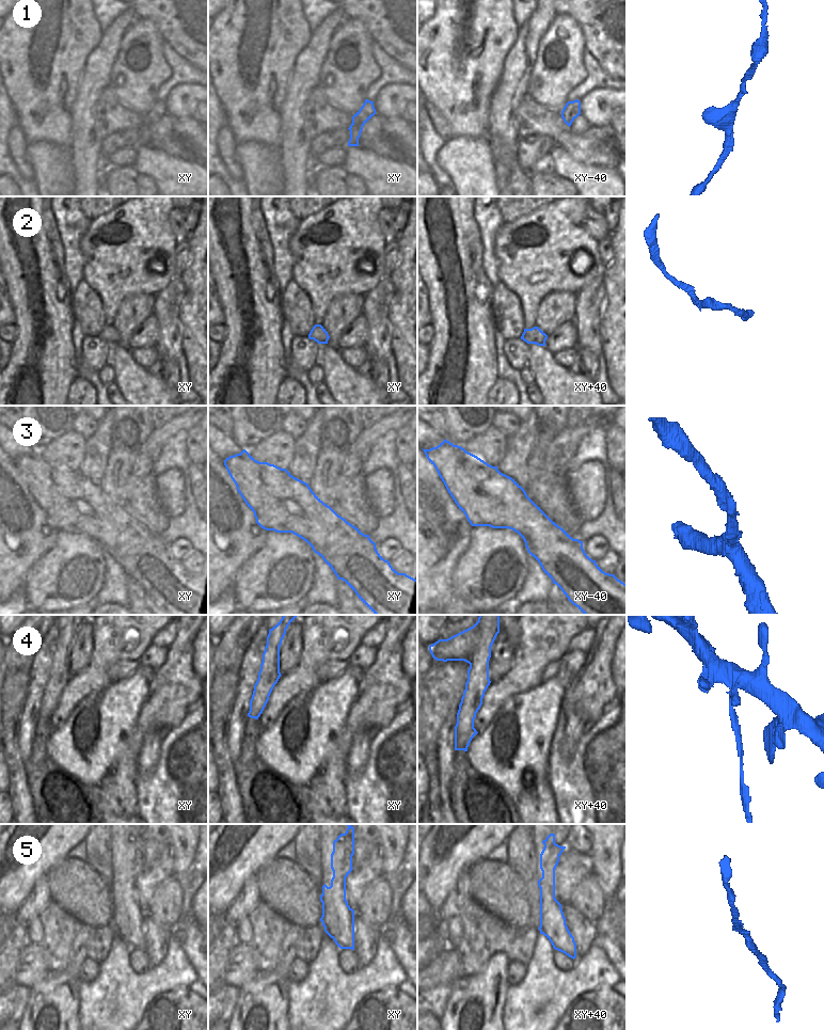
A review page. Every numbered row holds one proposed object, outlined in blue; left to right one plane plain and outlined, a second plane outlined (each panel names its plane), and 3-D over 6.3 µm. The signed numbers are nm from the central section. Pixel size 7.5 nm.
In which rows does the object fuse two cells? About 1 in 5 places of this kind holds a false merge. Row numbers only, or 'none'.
4

